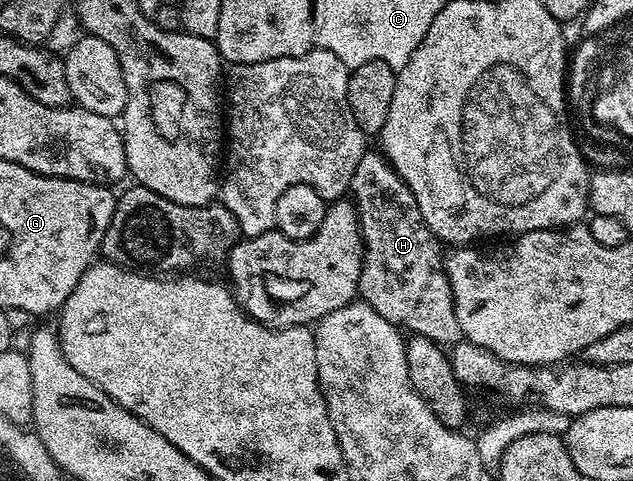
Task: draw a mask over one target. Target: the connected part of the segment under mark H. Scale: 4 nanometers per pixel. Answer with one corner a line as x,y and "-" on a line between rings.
365,151
357,171
353,171
349,193
359,212
359,229
363,233
363,277
375,277
371,290
365,294
366,300
396,327
409,329
442,347
460,344
464,336
451,301
445,253
439,250
439,238
425,223
413,191
409,191
382,152

